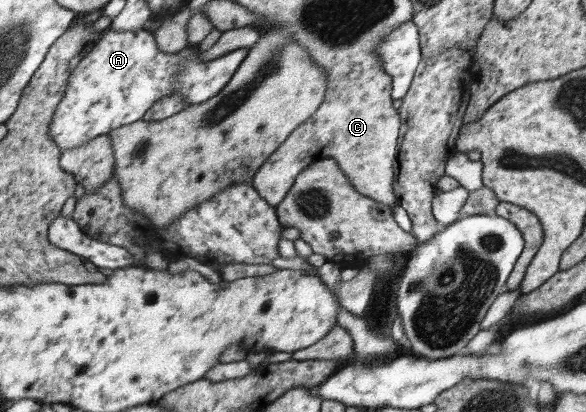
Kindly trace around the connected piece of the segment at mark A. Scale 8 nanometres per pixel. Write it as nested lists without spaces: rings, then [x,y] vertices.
[[[110,25],[70,72],[66,92],[56,106],[47,133],[64,151],[84,146],[100,135],[142,120],[148,109],[164,95],[178,93],[186,106],[208,101],[226,87],[248,52],[249,48],[236,49],[204,61],[198,58],[196,52],[186,56],[162,52],[154,34],[144,27],[118,32]]]

